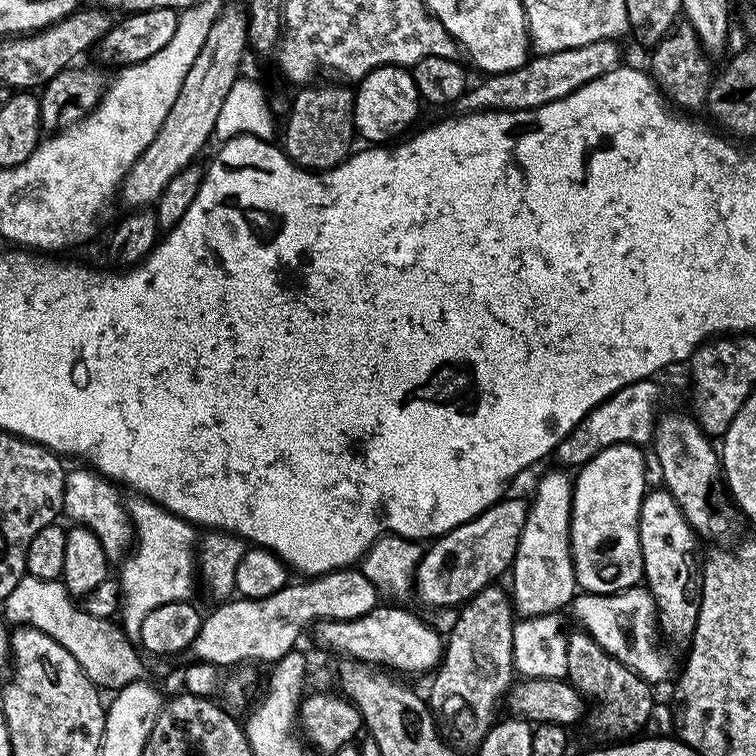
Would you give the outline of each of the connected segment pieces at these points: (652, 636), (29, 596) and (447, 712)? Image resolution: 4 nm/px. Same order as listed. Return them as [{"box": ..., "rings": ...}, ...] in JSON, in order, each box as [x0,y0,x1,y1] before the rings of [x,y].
[{"box":[570,587,672,686],"rings":[[[647,587],[627,588],[614,594],[594,594],[581,591],[570,605],[570,613],[577,620],[579,627],[606,650],[622,666],[634,670],[653,686],[659,686],[672,672],[672,664],[666,653],[660,649],[658,625],[656,622],[656,603]]]},{"box":[2,574,144,690],"rings":[[[26,574],[20,579],[18,586],[14,586],[14,590],[10,590],[10,594],[2,601],[2,608],[5,612],[3,615],[13,625],[37,628],[42,630],[42,634],[54,638],[54,642],[66,646],[66,650],[74,654],[74,662],[82,666],[86,678],[90,678],[92,683],[101,689],[119,690],[128,684],[137,683],[143,677],[140,675],[144,672],[144,664],[136,657],[137,649],[127,640],[124,631],[121,631],[121,625],[116,622],[90,622],[89,617],[77,605],[76,609],[72,604],[75,604],[73,597],[69,596],[60,580],[43,580]]]},{"box":[426,583,514,750],"rings":[[[499,583],[488,584],[459,609],[460,617],[453,622],[452,633],[446,636],[442,659],[431,677],[432,689],[426,692],[428,708],[436,719],[436,727],[440,729],[441,736],[457,750],[479,748],[492,725],[496,723],[496,711],[502,708],[508,690],[514,683],[514,609],[511,595],[505,589],[503,592],[500,587]]]}]

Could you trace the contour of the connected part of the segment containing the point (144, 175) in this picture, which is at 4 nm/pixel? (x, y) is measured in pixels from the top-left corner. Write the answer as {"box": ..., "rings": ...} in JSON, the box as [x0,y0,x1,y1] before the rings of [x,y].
{"box":[119,6,248,210],"rings":[[[226,6],[218,14],[214,26],[210,26],[210,34],[198,50],[198,58],[194,58],[194,66],[186,70],[186,78],[182,78],[182,90],[178,90],[178,98],[174,98],[174,106],[170,106],[170,114],[166,114],[166,122],[158,126],[158,134],[150,146],[142,154],[132,168],[125,174],[119,189],[119,199],[124,199],[129,209],[135,210],[155,205],[156,199],[166,190],[166,182],[174,178],[187,164],[197,159],[196,155],[214,136],[220,123],[222,104],[230,88],[242,76],[240,63],[244,60],[244,52],[248,46],[248,17],[245,9]]]}

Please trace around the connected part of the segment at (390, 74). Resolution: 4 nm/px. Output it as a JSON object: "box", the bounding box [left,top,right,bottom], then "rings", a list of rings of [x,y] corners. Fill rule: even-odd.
{"box":[354,64,422,146],"rings":[[[381,64],[370,74],[366,74],[354,88],[354,122],[359,139],[372,146],[384,146],[409,131],[422,109],[422,101],[414,86],[414,78],[407,67]]]}

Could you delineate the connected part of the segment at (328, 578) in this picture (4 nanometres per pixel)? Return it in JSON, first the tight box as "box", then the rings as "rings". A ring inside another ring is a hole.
{"box":[190,566,378,666],"rings":[[[353,566],[351,568],[336,568],[333,572],[327,572],[321,576],[313,576],[311,578],[301,579],[301,584],[295,584],[295,582],[289,582],[284,585],[282,590],[278,590],[274,594],[270,594],[266,598],[258,598],[257,600],[245,600],[243,598],[229,598],[223,602],[217,603],[215,605],[216,609],[212,613],[205,615],[200,622],[200,629],[198,630],[198,638],[194,638],[190,649],[190,656],[193,661],[199,662],[201,664],[214,664],[217,666],[223,666],[223,664],[228,664],[227,666],[240,666],[245,662],[256,662],[252,660],[268,660],[267,662],[275,662],[280,660],[288,652],[293,651],[297,647],[296,644],[300,640],[300,635],[304,631],[311,629],[313,624],[317,620],[349,620],[350,618],[362,618],[362,614],[370,614],[370,610],[374,610],[378,606],[378,593],[374,582],[370,582],[370,578],[366,578],[366,574],[361,572],[359,567]]]}

